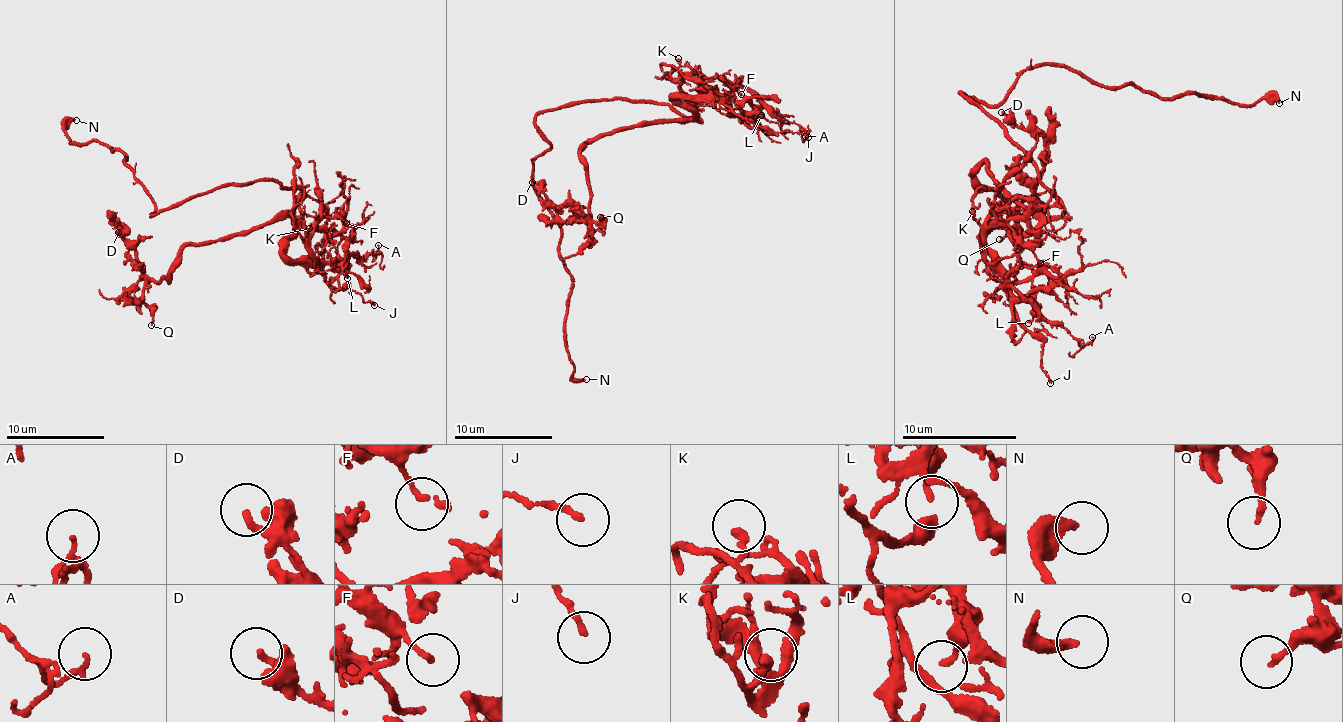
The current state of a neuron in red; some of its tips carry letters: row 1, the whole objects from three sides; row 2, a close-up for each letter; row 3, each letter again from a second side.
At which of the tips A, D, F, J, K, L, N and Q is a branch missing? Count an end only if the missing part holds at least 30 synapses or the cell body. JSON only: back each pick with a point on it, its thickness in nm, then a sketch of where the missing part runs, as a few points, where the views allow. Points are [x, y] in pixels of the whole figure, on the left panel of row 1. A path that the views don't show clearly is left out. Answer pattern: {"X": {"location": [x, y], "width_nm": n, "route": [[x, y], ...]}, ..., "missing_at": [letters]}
{"N": {"location": [76, 120], "width_nm": 300, "route": [[76, 120], [78, 147], [84, 145], [77, 153]]}, "missing_at": ["N"]}

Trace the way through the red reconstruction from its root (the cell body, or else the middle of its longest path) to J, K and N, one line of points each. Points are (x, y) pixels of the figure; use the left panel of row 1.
J: (234, 185), (272, 178), (301, 190), (294, 231), (286, 243), (288, 256), (374, 305)
K: (234, 185), (272, 178), (292, 188), (302, 185), (305, 195), (298, 204), (307, 231), (305, 237), (309, 228)
N: (234, 185), (151, 214), (148, 191), (122, 159), (125, 152), (94, 138), (71, 143), (65, 129), (76, 120)

